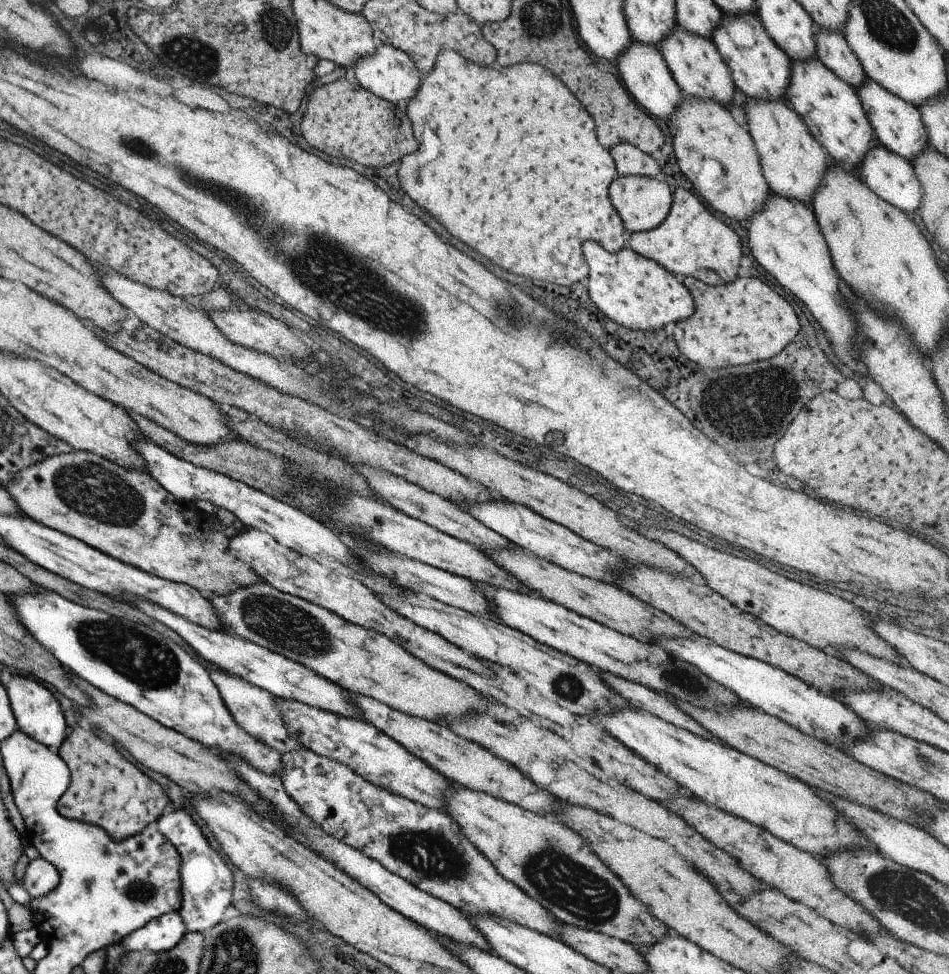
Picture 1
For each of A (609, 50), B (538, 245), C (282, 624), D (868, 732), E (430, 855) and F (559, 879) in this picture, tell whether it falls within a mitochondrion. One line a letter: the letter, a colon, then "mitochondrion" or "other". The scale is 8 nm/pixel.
A: other
B: other
C: mitochondrion
D: other
E: mitochondrion
F: mitochondrion

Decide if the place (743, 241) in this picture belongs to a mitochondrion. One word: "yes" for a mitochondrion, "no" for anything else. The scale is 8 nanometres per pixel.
no

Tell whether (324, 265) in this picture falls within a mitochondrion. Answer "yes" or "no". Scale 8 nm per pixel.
yes

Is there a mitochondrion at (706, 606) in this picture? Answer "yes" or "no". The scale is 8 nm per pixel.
no

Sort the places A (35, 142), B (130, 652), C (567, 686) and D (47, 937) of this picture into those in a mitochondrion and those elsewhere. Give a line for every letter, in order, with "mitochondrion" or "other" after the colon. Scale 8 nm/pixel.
A: other
B: mitochondrion
C: mitochondrion
D: other

